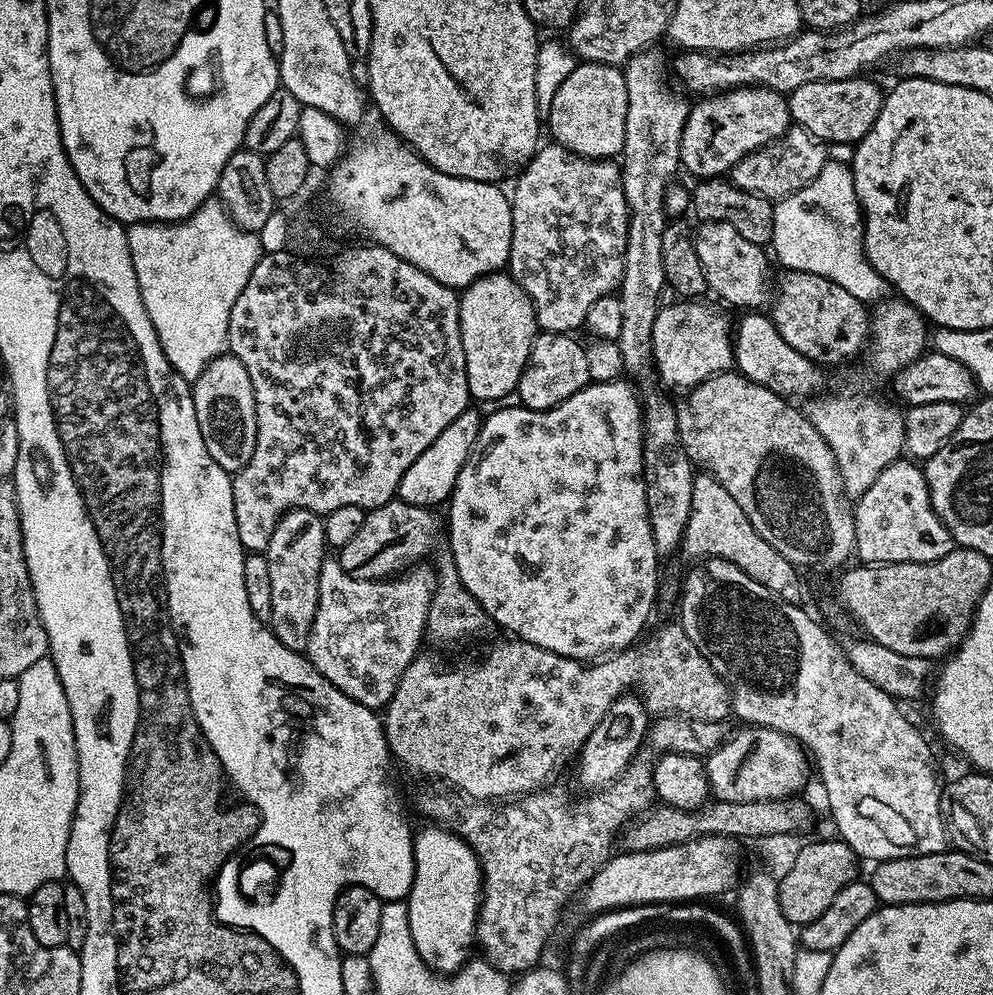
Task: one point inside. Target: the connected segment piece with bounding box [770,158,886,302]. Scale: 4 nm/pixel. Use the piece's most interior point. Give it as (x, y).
(819, 230)

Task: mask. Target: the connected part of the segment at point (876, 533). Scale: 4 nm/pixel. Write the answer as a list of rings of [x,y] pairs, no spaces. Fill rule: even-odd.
[[[901,458],[894,461],[890,466],[886,466],[878,474],[878,478],[874,478],[874,482],[870,482],[870,490],[866,490],[854,500],[854,534],[856,535],[855,555],[860,555],[859,563],[865,564],[929,564],[938,558],[942,558],[946,554],[950,554],[954,547],[954,541],[950,530],[946,530],[946,526],[938,518],[938,514],[934,514],[934,506],[930,502],[930,494],[926,486],[923,467],[919,463],[913,462],[908,458]]]

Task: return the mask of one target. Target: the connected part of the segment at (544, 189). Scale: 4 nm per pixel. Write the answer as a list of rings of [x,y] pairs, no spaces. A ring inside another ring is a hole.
[[[544,142],[537,147],[536,153],[533,154],[531,162],[515,177],[512,192],[510,188],[510,199],[512,201],[512,237],[510,238],[510,254],[508,255],[507,271],[517,280],[522,286],[522,290],[526,290],[526,294],[532,299],[534,306],[534,314],[536,315],[537,329],[546,332],[566,332],[569,334],[575,333],[575,328],[583,329],[585,327],[584,319],[590,310],[590,306],[594,306],[594,302],[598,302],[598,298],[603,296],[611,296],[619,289],[622,278],[624,277],[624,251],[626,250],[626,238],[628,237],[628,203],[626,202],[626,194],[624,193],[624,181],[622,179],[622,168],[615,159],[609,158],[606,160],[588,160],[585,156],[574,154],[570,150],[566,150],[561,144],[555,142]]]

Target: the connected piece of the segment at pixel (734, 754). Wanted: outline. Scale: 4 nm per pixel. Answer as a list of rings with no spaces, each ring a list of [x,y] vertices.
[[[740,726],[736,733],[729,735],[704,760],[704,773],[708,775],[711,795],[722,802],[762,802],[795,797],[804,788],[810,776],[810,757],[797,740],[791,740],[773,728]]]

